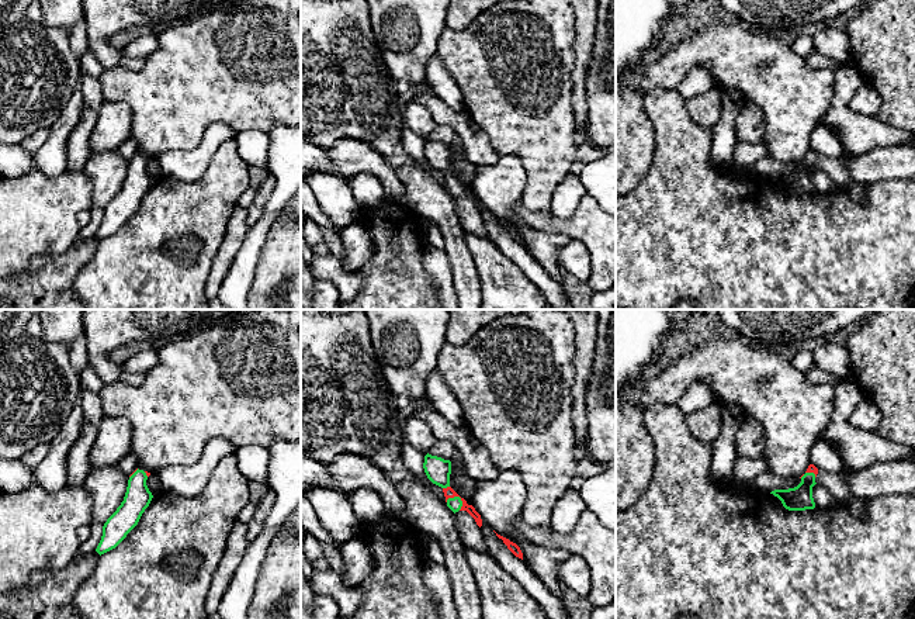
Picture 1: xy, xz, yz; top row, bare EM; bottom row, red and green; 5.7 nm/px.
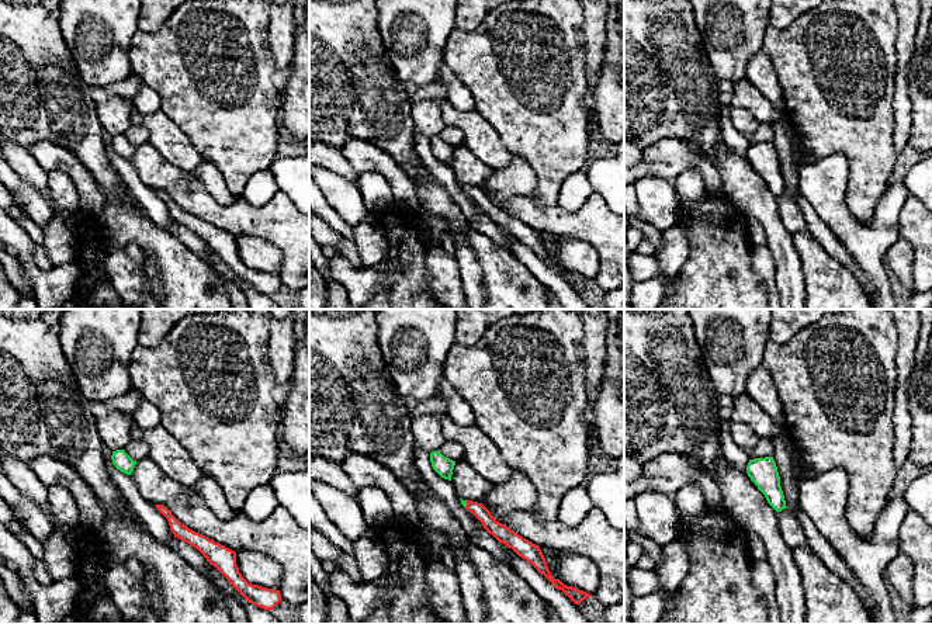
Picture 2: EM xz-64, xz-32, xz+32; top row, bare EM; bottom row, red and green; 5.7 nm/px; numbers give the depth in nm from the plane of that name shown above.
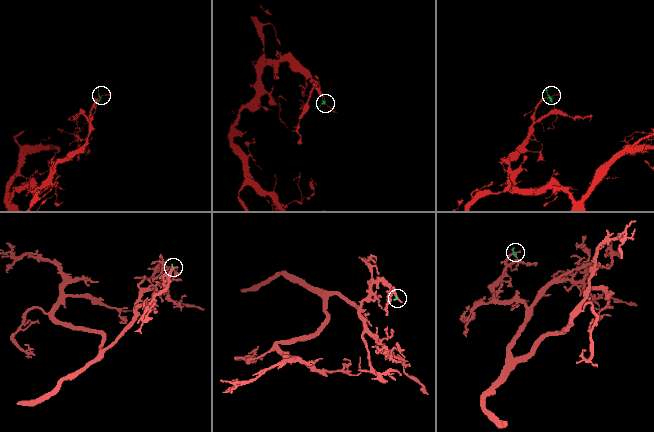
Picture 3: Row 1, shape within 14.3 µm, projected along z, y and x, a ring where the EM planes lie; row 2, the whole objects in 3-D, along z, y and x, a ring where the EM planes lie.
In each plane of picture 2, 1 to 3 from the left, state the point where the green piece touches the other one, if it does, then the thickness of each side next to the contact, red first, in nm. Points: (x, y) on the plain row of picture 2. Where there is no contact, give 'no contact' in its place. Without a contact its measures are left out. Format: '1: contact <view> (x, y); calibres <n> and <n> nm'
1: no contact
2: contact xz-32 (467, 189); calibres 90 and 30 nm
3: no contact

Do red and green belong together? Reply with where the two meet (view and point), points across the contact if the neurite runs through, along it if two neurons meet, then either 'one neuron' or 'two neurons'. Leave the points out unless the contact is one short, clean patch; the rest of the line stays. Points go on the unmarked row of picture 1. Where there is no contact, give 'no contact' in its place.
xz (457, 180) | one neuron

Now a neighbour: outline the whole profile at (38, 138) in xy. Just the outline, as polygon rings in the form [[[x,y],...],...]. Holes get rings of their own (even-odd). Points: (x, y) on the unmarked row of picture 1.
[[[38,129],[32,132],[27,139],[21,141],[18,145],[24,151],[35,155],[38,149],[46,142],[48,136],[49,136],[48,129]]]

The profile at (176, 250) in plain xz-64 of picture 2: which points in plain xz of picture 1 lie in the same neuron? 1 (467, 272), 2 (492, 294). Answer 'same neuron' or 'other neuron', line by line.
1: other neuron
2: same neuron

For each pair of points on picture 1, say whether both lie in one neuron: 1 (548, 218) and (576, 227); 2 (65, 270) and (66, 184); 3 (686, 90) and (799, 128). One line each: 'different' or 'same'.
1: same
2: different
3: different

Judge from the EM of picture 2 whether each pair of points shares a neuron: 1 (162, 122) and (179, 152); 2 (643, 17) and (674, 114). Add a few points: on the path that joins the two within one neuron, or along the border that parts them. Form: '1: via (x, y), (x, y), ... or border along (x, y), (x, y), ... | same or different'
1: via (162, 130), (173, 145) | same
2: via (643, 41), (648, 52), (647, 79), (658, 90) | same

